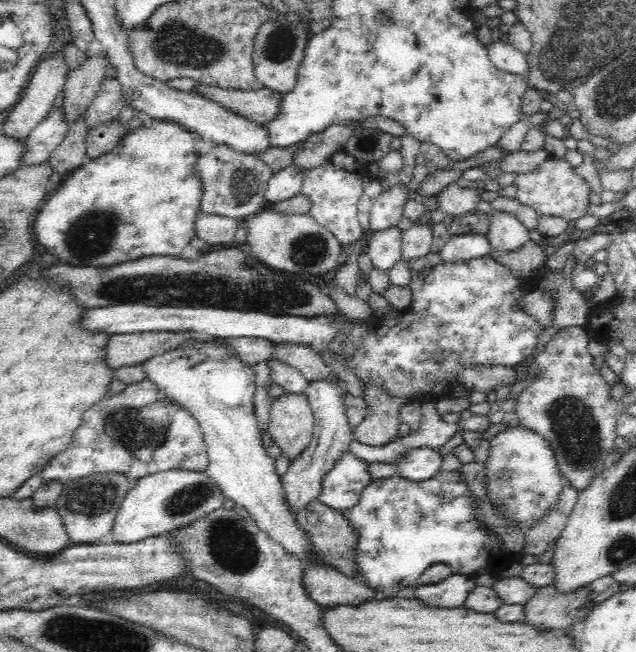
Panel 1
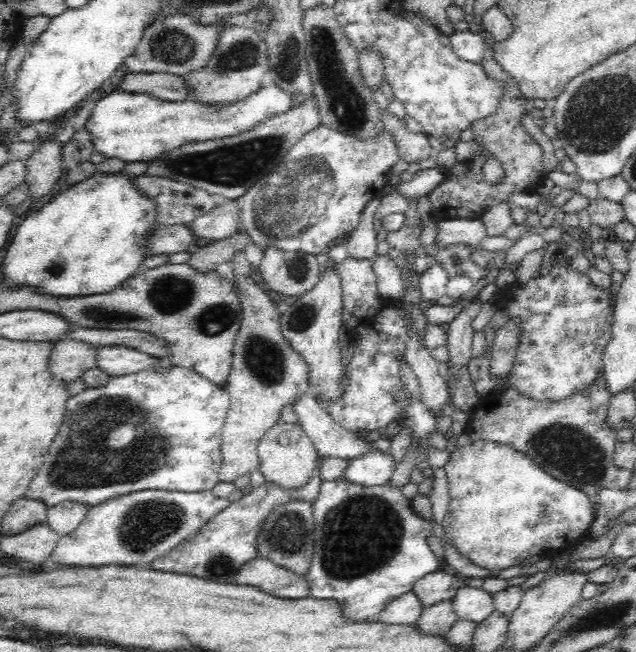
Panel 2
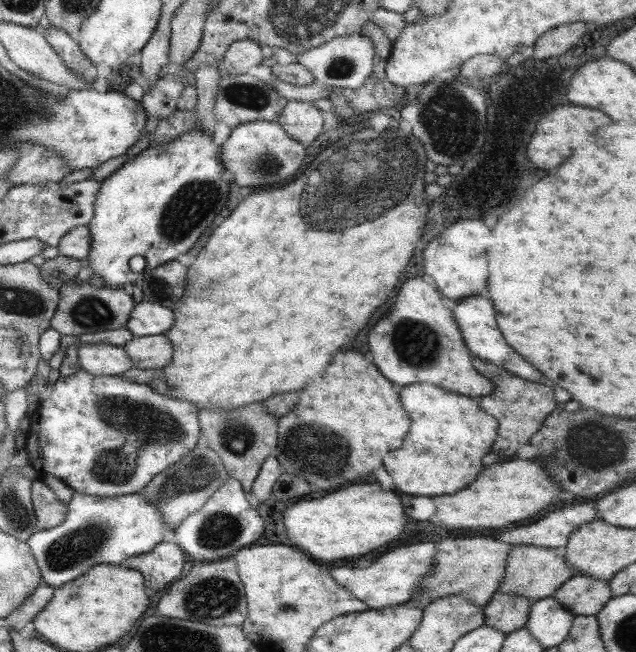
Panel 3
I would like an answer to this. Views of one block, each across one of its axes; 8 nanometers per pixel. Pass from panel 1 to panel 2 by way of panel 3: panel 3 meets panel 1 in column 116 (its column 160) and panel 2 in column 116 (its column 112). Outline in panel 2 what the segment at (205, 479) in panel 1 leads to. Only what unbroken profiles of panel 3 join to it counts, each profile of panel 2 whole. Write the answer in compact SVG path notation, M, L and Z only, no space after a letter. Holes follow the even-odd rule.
M144 489L122 494L92 507L74 532L59 537L52 556L56 562L68 566L141 567L194 535L210 518L230 504L227 498L218 498L211 490L182 492Z

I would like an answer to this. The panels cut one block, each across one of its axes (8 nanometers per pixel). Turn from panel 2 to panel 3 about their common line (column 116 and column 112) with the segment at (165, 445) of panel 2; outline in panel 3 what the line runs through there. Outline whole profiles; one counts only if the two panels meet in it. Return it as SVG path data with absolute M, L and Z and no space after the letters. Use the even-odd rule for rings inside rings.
M85 370L66 378L58 378L43 392L36 410L28 415L30 428L26 431L25 451L28 464L41 474L48 474L65 483L73 492L97 498L139 493L151 479L175 464L195 448L202 438L197 408L185 400L169 398L148 388L146 384L129 382L116 376L91 376ZM111 427L125 434L123 446L111 449Z

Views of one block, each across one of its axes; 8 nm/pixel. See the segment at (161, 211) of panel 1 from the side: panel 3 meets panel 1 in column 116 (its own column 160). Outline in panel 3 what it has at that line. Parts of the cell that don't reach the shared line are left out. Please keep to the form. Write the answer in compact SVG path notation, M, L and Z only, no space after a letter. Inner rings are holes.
M197 126L165 144L147 147L134 158L127 159L100 182L94 200L94 215L87 226L90 251L83 265L90 266L92 273L97 274L107 287L122 288L127 282L138 284L144 271L175 260L197 242L199 234L211 224L211 220L227 202L229 184L225 178L227 175L220 161L220 147L213 143L212 134ZM131 256L144 258L146 265L142 271L133 272L129 269L127 261Z

